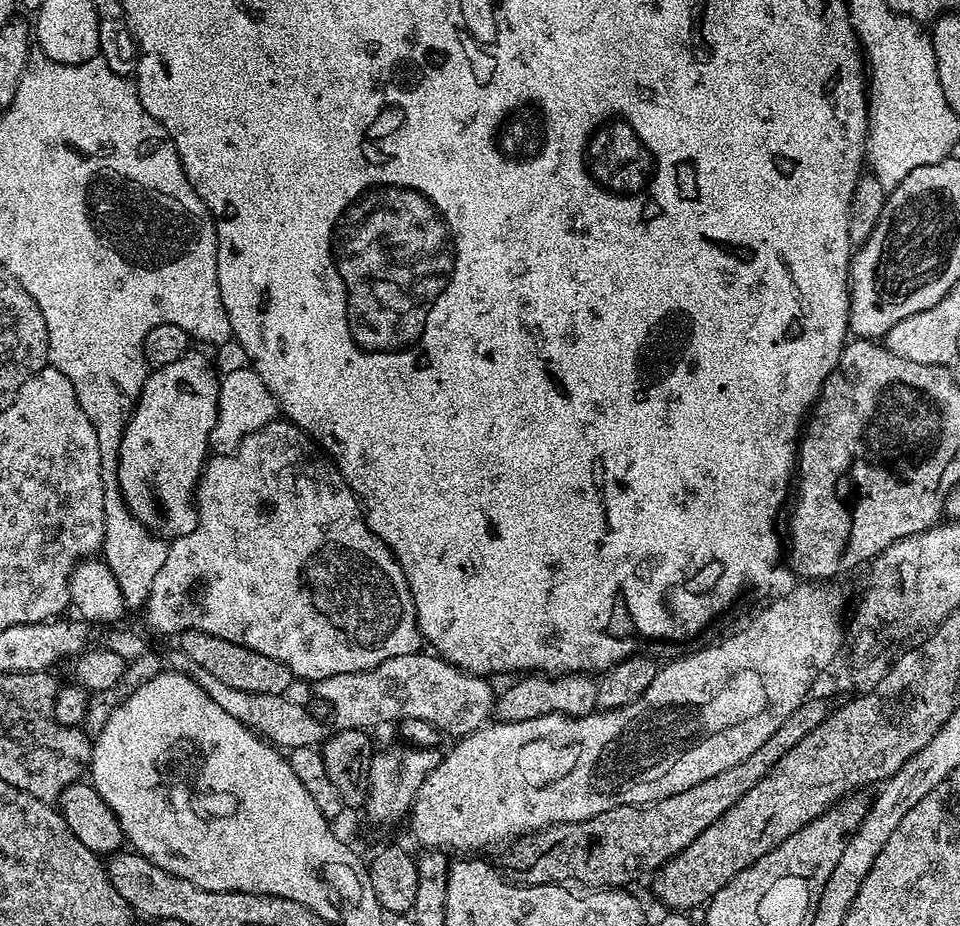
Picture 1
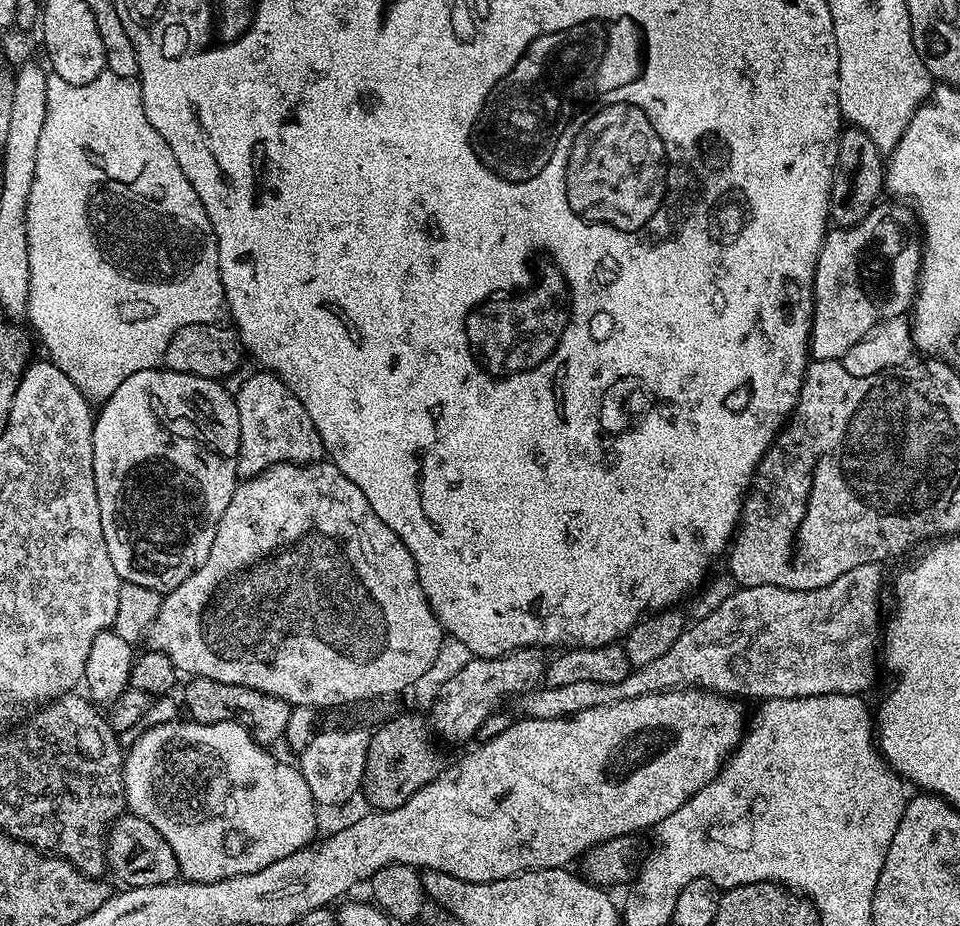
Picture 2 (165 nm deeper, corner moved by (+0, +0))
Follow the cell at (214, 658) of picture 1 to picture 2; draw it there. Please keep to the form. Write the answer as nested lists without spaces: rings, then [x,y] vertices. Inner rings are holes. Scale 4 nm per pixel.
[[[201,676],[189,679],[187,683],[188,689],[184,692],[182,704],[185,709],[188,707],[187,715],[195,723],[217,724],[223,720],[233,720],[234,723],[247,728],[253,738],[265,746],[272,746],[276,739],[283,737],[293,705],[287,704],[282,698],[265,696],[253,688],[230,686]]]

